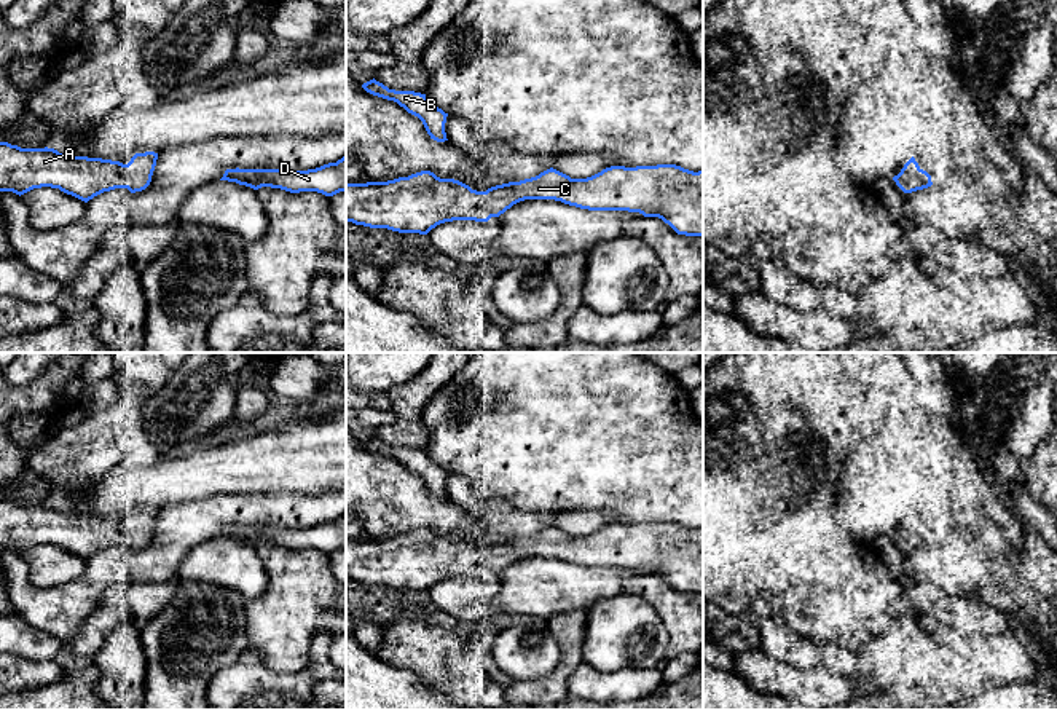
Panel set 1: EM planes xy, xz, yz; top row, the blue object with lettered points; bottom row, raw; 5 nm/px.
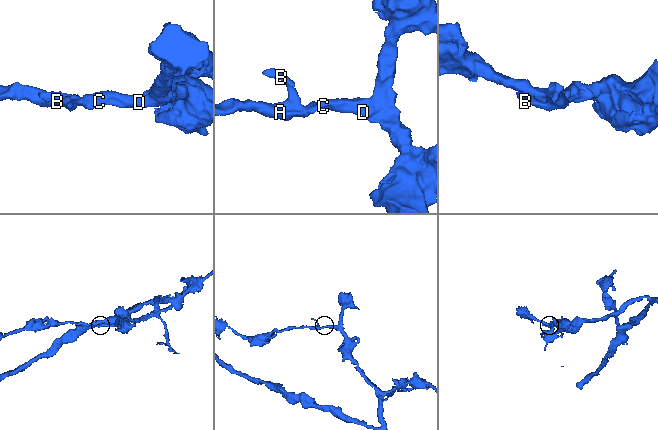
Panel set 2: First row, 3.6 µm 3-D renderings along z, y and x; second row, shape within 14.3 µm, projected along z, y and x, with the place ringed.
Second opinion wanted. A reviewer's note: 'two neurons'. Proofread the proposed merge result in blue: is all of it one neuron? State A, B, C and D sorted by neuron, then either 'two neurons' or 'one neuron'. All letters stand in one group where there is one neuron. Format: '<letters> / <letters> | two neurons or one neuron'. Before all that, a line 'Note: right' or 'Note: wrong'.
Note: wrong
A B C D | one neuron

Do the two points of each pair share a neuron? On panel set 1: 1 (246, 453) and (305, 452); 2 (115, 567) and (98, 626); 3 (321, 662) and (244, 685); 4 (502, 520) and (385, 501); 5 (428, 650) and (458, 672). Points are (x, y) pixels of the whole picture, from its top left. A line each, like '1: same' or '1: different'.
1: same
2: different
3: same
4: same
5: same

